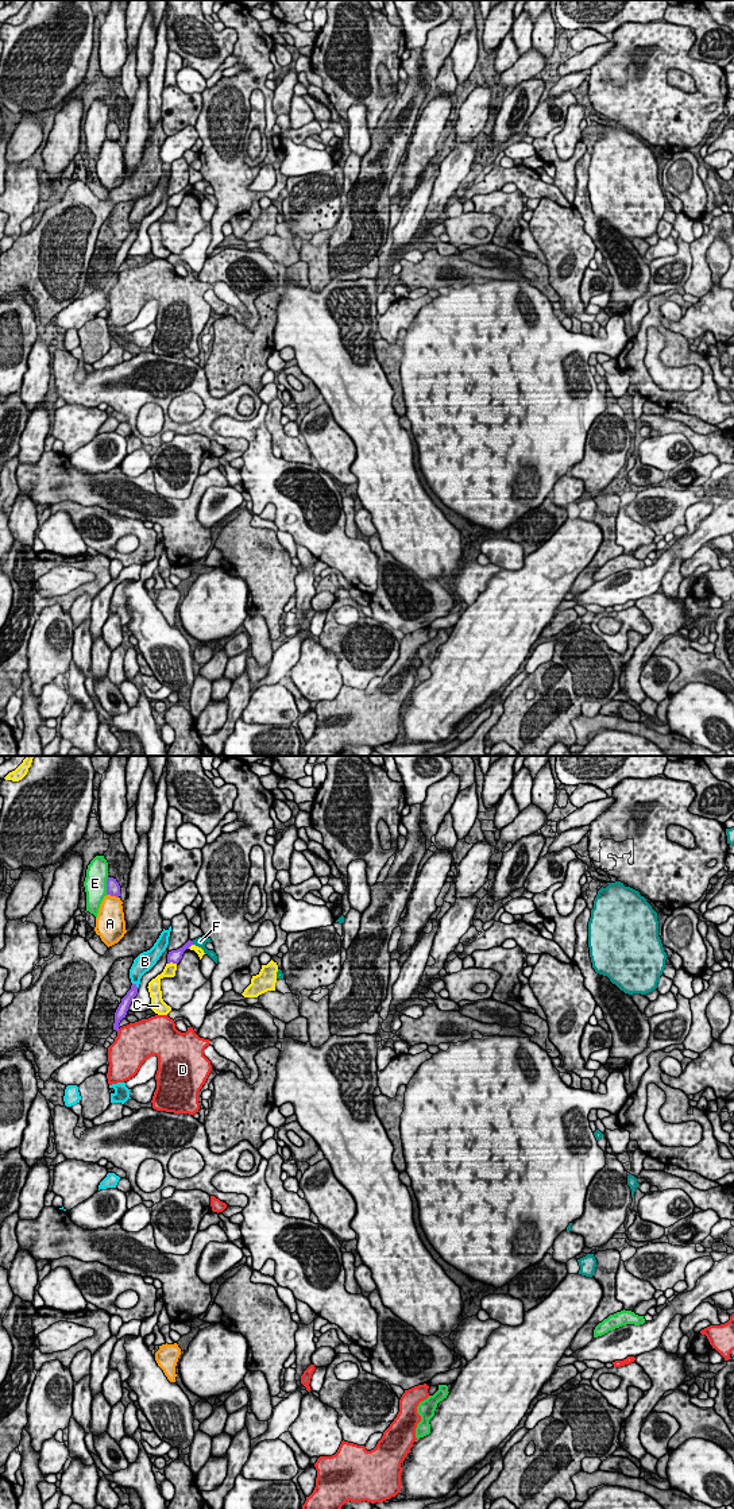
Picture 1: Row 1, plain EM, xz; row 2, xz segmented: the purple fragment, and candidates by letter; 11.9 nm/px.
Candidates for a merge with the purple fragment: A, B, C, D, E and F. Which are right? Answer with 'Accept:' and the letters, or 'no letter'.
Accept: no letter

